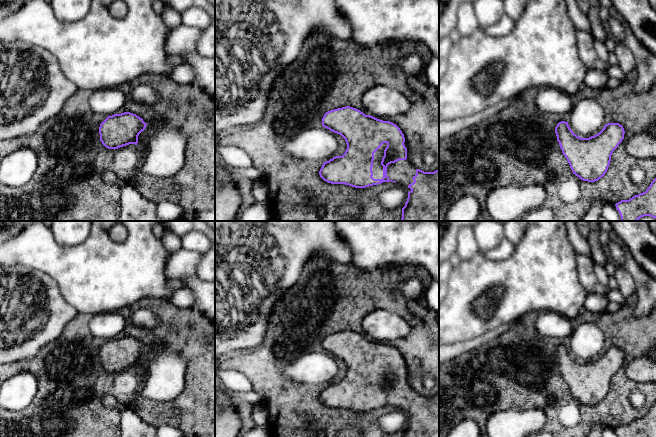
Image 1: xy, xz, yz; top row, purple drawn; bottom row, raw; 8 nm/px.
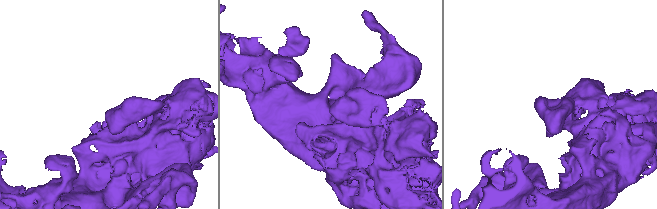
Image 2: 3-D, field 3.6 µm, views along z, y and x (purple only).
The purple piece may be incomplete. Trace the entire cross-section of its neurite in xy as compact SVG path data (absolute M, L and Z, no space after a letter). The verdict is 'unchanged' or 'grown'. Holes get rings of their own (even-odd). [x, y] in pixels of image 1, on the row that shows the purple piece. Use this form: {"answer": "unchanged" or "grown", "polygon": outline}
{"answer": "unchanged", "polygon": "M130 112L108 116L99 127L100 141L108 149L138 143L139 134L147 124L142 118Z"}

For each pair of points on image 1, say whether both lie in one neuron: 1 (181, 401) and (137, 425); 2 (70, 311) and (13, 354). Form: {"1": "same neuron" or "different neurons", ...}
{"1": "different neurons", "2": "same neuron"}

